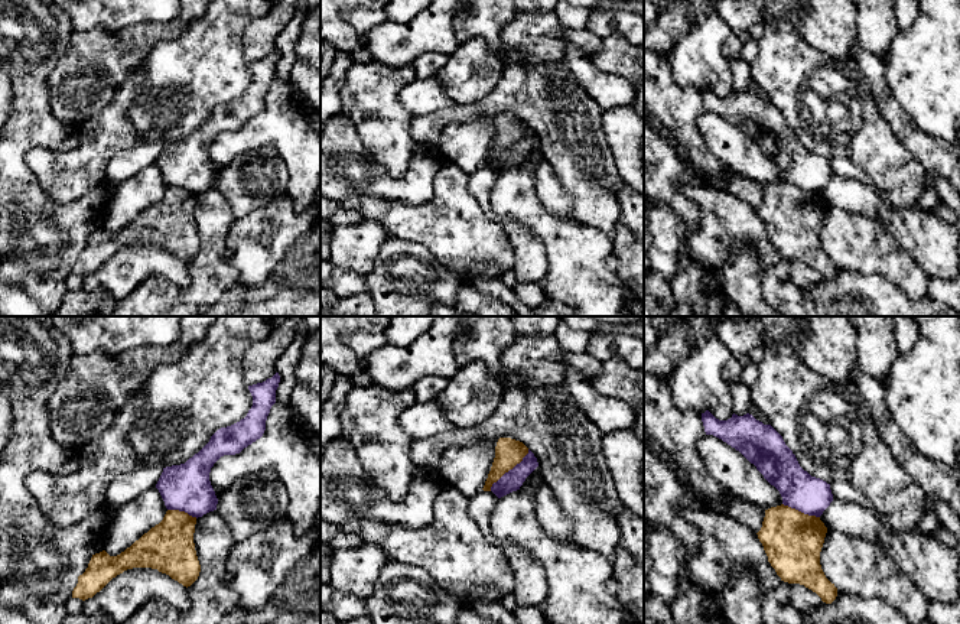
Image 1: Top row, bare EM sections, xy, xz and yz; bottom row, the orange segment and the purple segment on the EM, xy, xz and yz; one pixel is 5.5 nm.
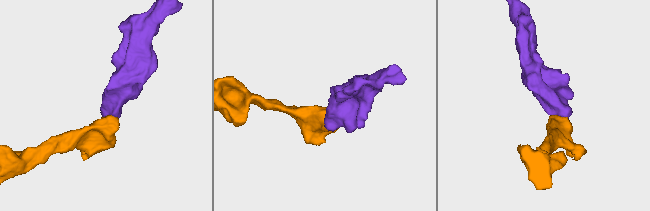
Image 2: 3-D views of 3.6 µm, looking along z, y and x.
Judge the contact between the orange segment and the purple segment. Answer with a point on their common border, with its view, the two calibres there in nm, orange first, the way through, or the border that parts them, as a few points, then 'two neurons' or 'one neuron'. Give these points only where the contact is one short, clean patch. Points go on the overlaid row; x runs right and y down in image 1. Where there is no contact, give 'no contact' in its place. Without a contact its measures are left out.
xz (508, 470) | 160/110 nm | along xz (529, 449), (490, 490) | two neurons

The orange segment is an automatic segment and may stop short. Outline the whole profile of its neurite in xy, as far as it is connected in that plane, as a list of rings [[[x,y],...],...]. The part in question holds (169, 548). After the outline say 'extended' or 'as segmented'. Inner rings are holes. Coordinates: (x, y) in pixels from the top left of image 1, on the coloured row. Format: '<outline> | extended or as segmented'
[[[167,510],[159,524],[120,555],[110,556],[105,550],[92,555],[88,568],[78,576],[72,598],[92,598],[113,578],[133,568],[157,569],[183,586],[191,586],[201,572],[193,543],[195,524],[196,517]]] | as segmented

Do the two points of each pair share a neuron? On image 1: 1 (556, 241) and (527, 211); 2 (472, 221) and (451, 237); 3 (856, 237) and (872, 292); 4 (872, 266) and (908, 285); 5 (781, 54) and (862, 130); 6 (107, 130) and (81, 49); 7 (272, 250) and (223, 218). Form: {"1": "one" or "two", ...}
{"1": "one", "2": "one", "3": "two", "4": "one", "5": "one", "6": "two", "7": "two"}

